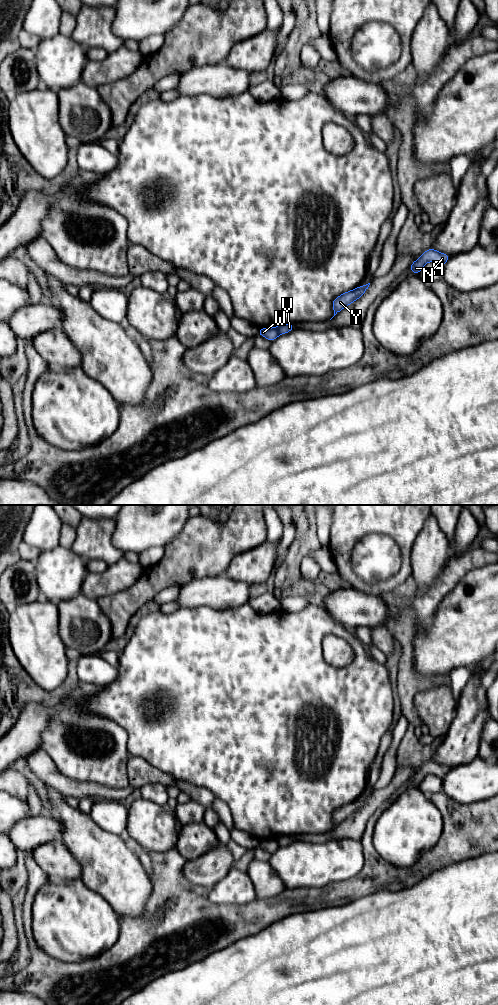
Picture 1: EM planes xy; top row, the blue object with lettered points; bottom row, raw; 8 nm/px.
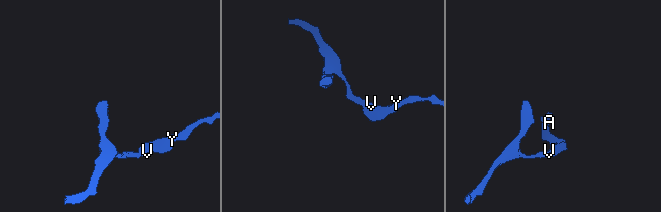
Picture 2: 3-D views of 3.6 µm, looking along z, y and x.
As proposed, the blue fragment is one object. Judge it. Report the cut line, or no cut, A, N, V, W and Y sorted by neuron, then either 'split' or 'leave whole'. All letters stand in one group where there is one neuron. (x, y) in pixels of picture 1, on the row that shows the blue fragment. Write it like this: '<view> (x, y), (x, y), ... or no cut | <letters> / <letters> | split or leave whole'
xy (275, 327), (280, 334) | A N V Y / W | split

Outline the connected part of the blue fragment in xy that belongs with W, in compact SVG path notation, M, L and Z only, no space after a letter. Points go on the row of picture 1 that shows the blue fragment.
M276 327L274 328L259 328L258 335L261 335L271 342L273 342L280 334L277 331Z

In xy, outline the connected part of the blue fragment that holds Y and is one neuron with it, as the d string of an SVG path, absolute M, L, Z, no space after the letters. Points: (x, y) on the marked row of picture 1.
M370 283L357 287L354 290L347 291L342 295L336 297L332 303L334 316L339 313L343 308L358 300L360 296L367 291L369 285Z

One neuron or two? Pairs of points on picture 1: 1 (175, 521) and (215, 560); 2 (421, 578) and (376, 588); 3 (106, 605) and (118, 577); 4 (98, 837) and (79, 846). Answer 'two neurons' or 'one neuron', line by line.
1: two neurons
2: two neurons
3: two neurons
4: one neuron

